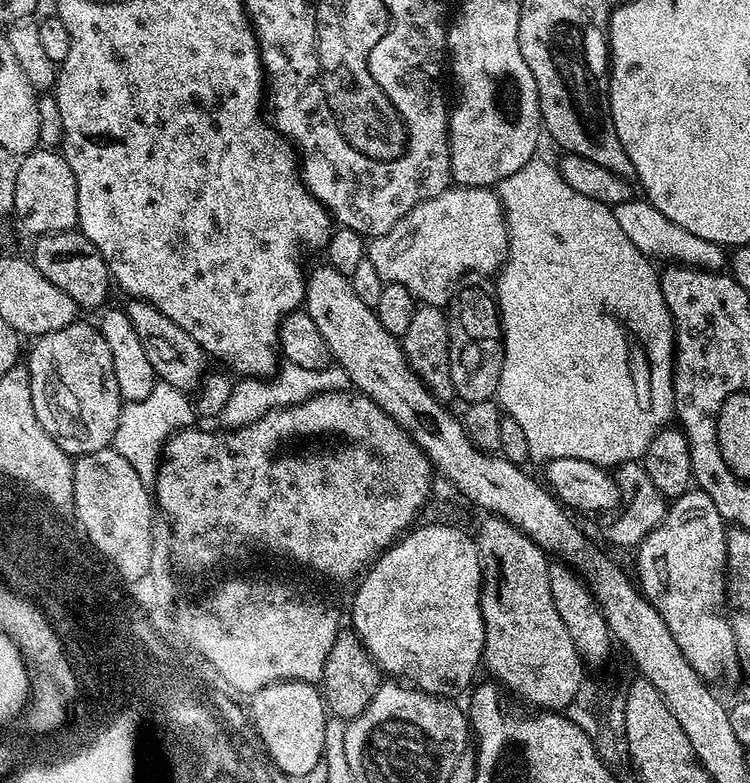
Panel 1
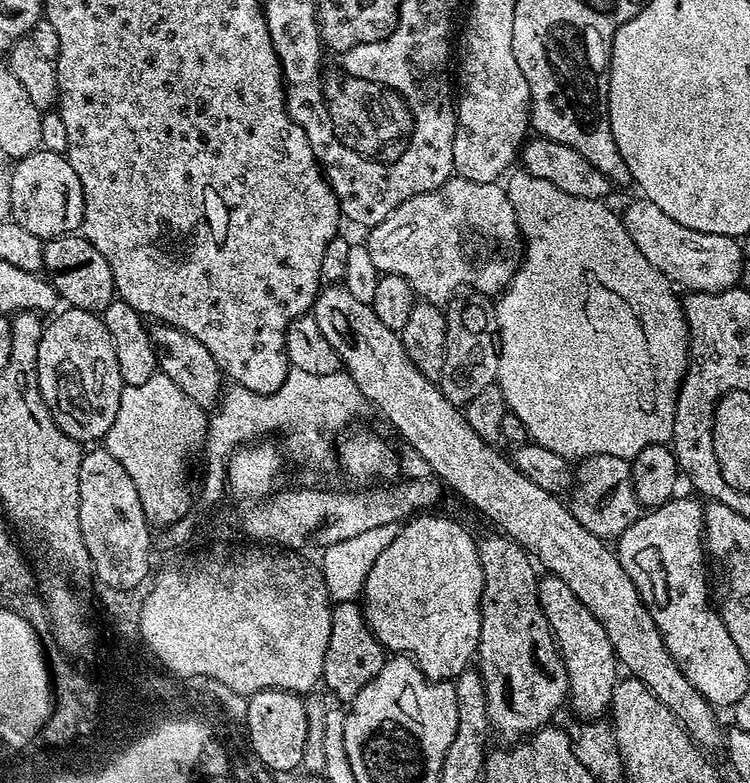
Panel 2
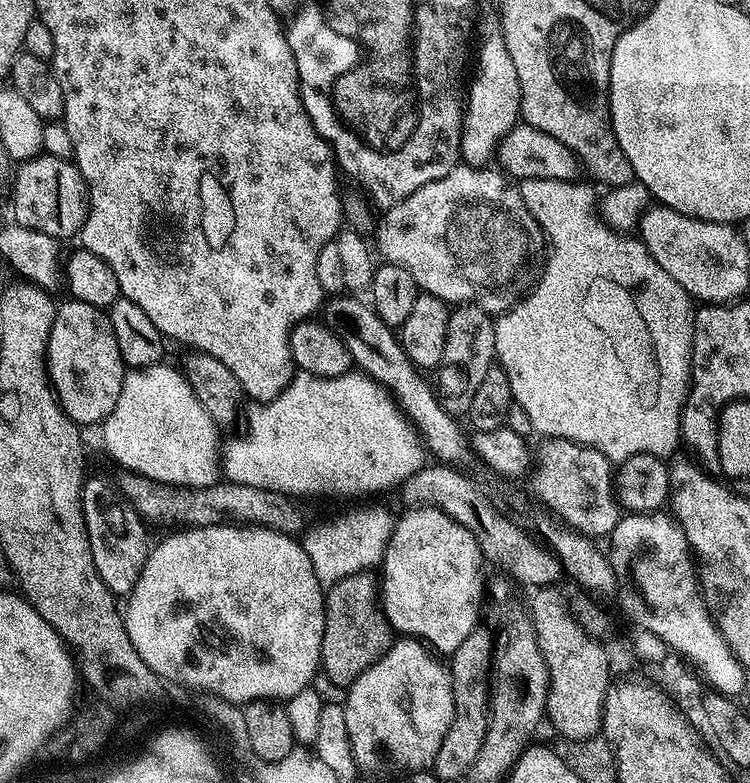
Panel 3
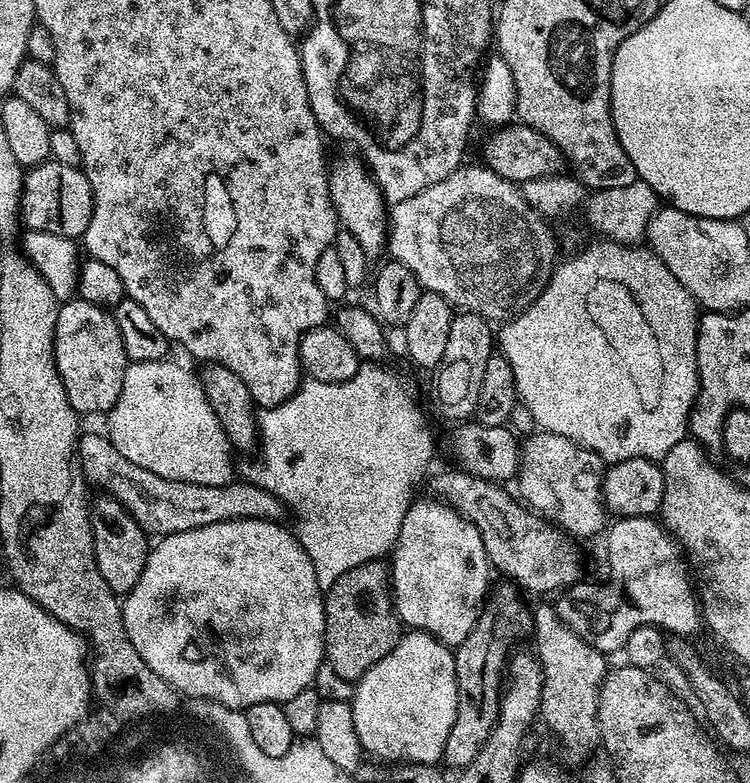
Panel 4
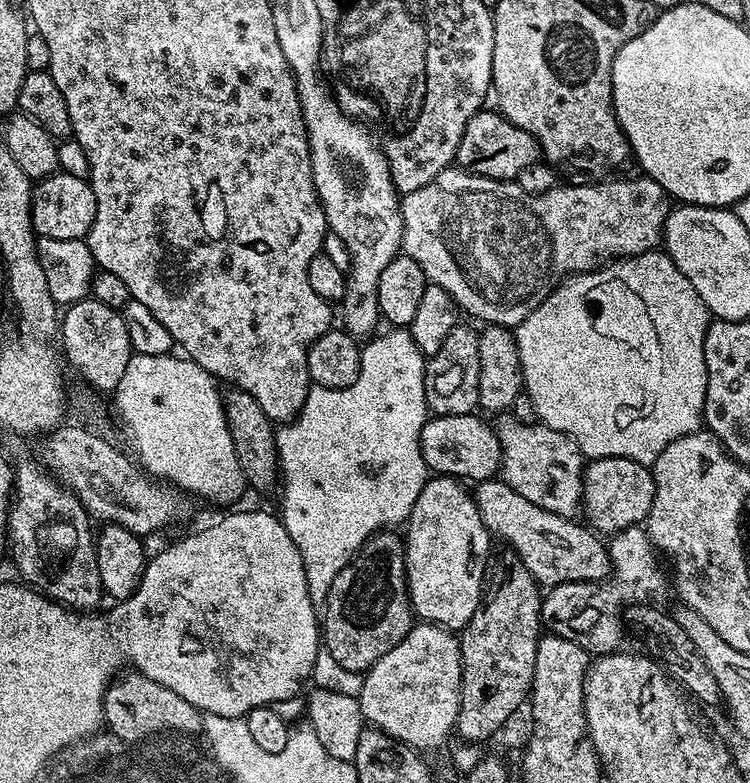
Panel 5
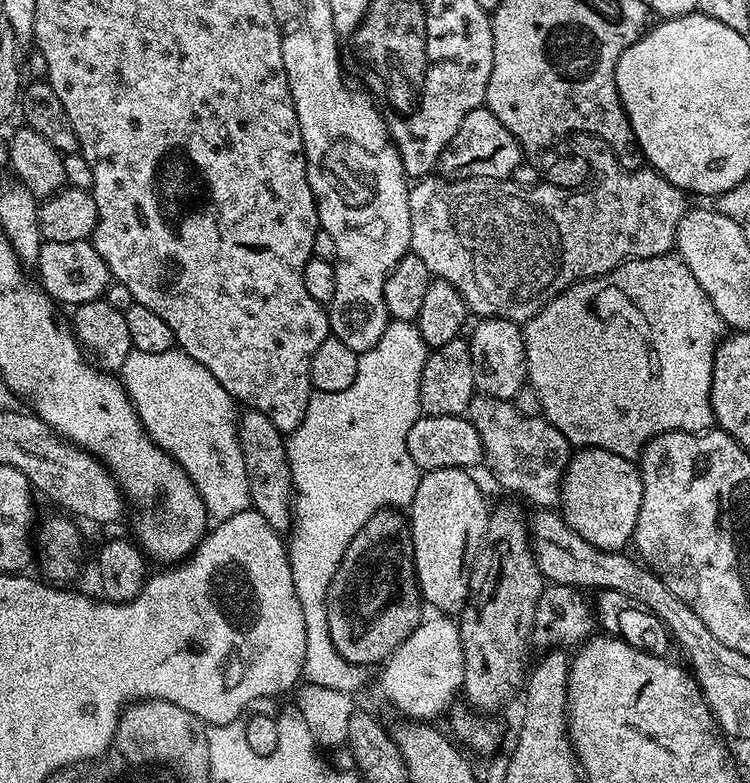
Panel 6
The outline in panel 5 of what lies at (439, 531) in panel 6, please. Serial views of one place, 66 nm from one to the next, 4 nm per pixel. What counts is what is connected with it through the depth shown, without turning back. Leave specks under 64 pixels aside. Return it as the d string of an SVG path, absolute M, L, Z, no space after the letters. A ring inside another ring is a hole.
M436 474L429 478L426 486L422 486L422 494L418 494L418 502L414 502L414 510L408 515L408 536L403 537L404 569L408 579L408 600L412 604L412 611L421 621L449 630L462 630L470 622L470 618L474 618L474 610L478 610L480 605L486 569L490 564L488 527L478 514L473 493L469 489L467 492L463 486L465 487L454 476Z

